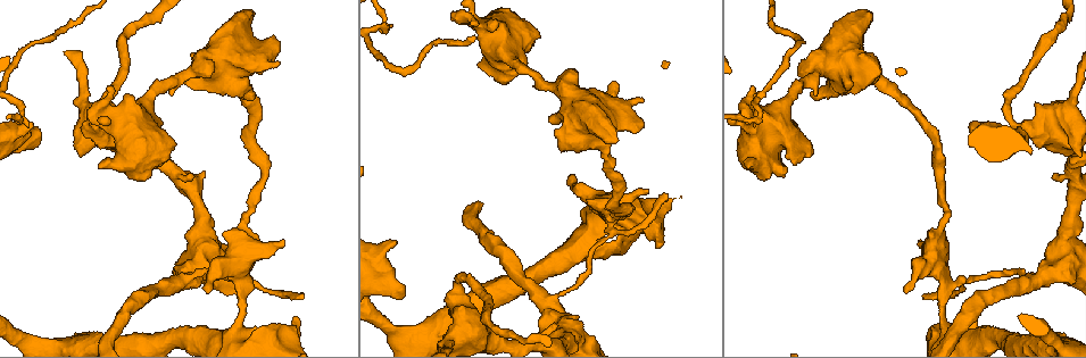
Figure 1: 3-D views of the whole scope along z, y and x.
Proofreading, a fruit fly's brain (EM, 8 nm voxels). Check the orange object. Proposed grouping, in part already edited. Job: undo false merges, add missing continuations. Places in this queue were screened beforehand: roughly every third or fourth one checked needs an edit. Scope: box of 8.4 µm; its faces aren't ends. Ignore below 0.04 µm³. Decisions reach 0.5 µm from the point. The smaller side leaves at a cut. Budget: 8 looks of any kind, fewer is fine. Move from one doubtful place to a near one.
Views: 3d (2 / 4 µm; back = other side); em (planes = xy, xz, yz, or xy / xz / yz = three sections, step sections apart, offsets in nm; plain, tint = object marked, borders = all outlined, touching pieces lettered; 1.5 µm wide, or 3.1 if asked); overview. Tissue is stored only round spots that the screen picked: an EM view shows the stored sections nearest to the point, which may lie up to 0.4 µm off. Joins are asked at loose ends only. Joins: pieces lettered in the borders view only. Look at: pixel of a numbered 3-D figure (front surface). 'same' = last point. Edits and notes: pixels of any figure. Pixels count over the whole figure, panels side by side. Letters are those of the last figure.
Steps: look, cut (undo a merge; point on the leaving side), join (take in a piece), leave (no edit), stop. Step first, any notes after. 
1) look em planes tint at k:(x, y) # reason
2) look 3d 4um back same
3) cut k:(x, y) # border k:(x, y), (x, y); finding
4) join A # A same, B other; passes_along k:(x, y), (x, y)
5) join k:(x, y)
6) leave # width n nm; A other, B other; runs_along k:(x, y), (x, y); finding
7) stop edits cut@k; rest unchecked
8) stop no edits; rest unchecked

look 3d 4um at 1:(852, 82) # free end

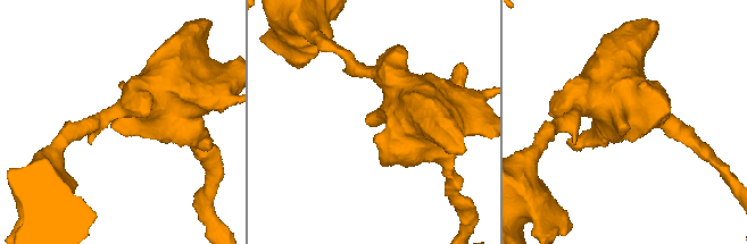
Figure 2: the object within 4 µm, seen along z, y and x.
look em xz step 4 borders at 2:(369, 124)

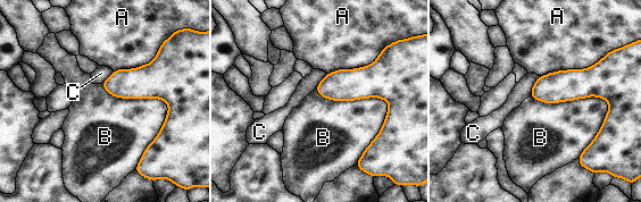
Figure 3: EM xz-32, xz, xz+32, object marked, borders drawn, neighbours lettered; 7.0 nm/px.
leave # A other, B other, C other; border 3:(315, 89), (389, 104), (356, 165); none of them fits

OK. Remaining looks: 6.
look 3d 2um at 1:(638, 126)

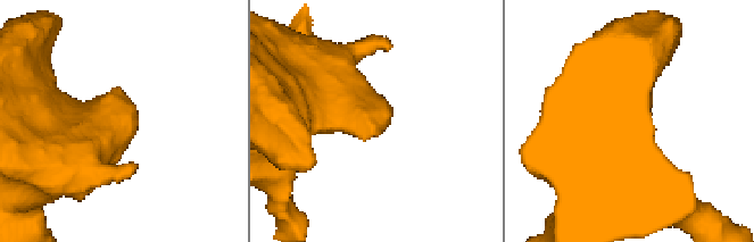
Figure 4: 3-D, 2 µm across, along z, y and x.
look em planes borders at 4:(371, 125)

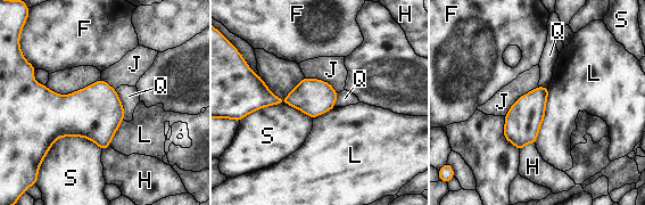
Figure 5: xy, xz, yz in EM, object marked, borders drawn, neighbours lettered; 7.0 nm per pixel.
leave # F other, H other, J other, L other, Q other, S other; border 5:(548, 87), (544, 120), (534, 142); none of them fits

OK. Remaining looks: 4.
look 3d 2um at 1:(98, 167) # free end

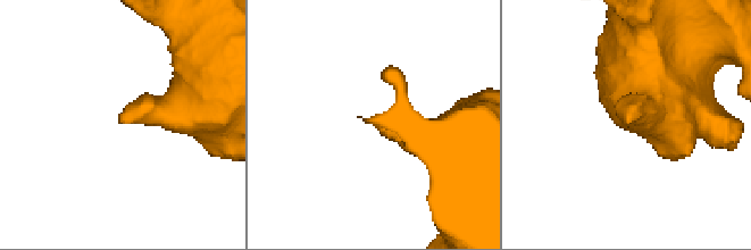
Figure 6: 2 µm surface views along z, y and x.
look em planes plain at 6:(627, 121) # shape alone is not enough

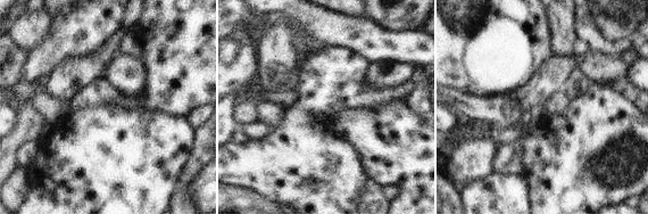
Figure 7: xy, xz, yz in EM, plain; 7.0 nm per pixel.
look em planes borders same

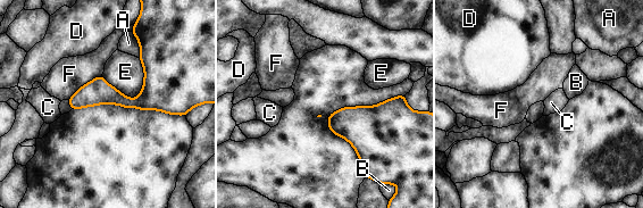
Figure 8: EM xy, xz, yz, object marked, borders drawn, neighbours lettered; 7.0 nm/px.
leave # longest_contact E 300 nm; A other, B other, C other, D other, E other, F other; border 8:(102, 75), (131, 98), (143, 88); none of them fits

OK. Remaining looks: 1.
stop no edits; rest unchecked

